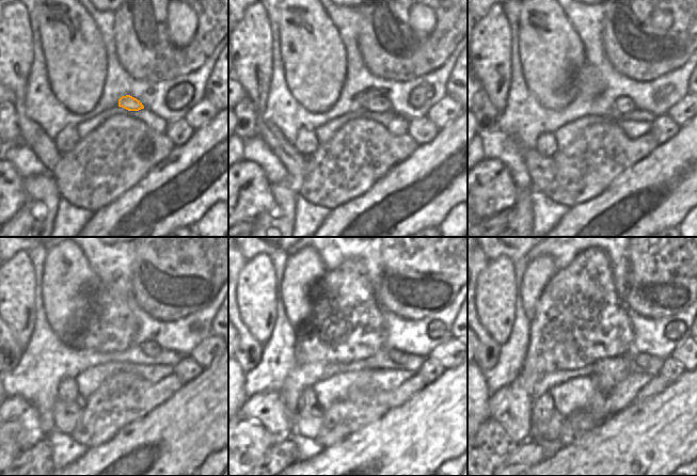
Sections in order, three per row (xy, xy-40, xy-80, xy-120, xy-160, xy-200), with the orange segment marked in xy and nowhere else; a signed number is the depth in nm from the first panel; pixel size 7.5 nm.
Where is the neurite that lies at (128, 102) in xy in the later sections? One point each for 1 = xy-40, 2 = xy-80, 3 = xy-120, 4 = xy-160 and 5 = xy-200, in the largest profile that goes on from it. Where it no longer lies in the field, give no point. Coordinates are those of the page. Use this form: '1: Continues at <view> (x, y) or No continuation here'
1: Continues at xy-40 (381, 105)
2: Continues at xy-80 (621, 105)
3: Continues at xy-120 (149, 348)
4: Continues at xy-160 (412, 363)
5: Continues at xy-200 (650, 365).

